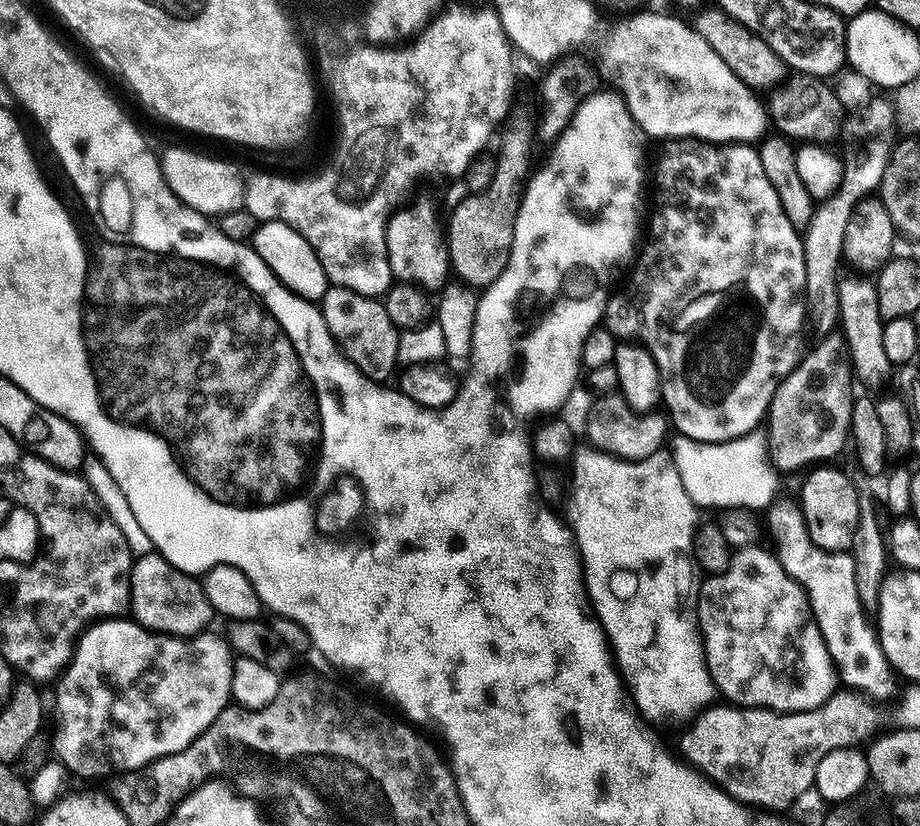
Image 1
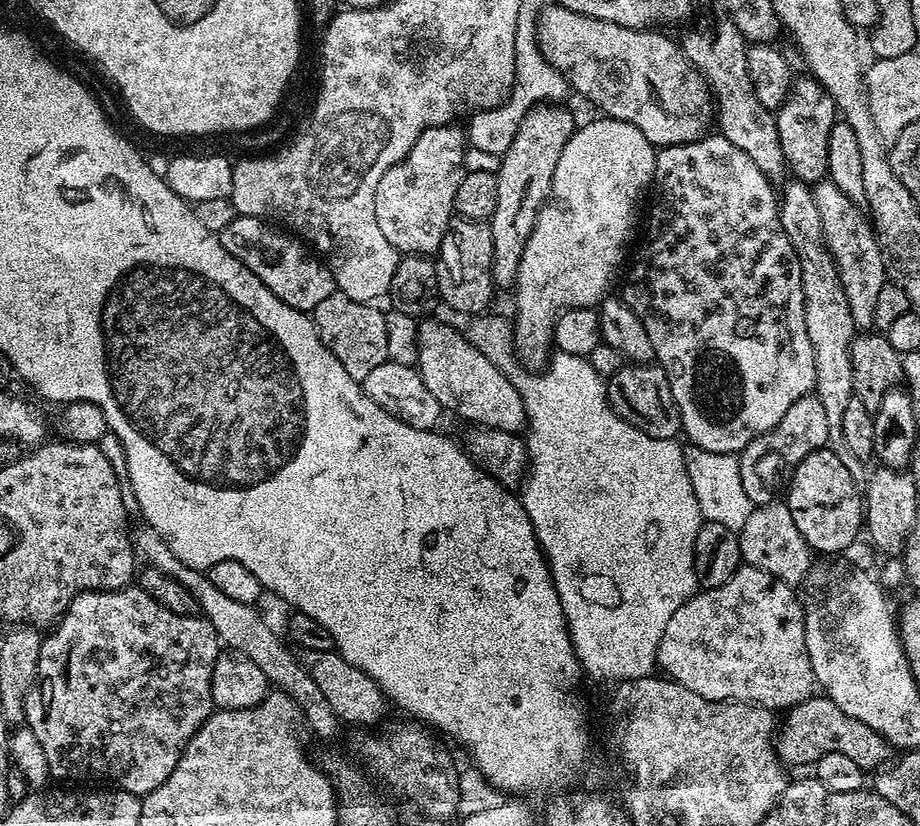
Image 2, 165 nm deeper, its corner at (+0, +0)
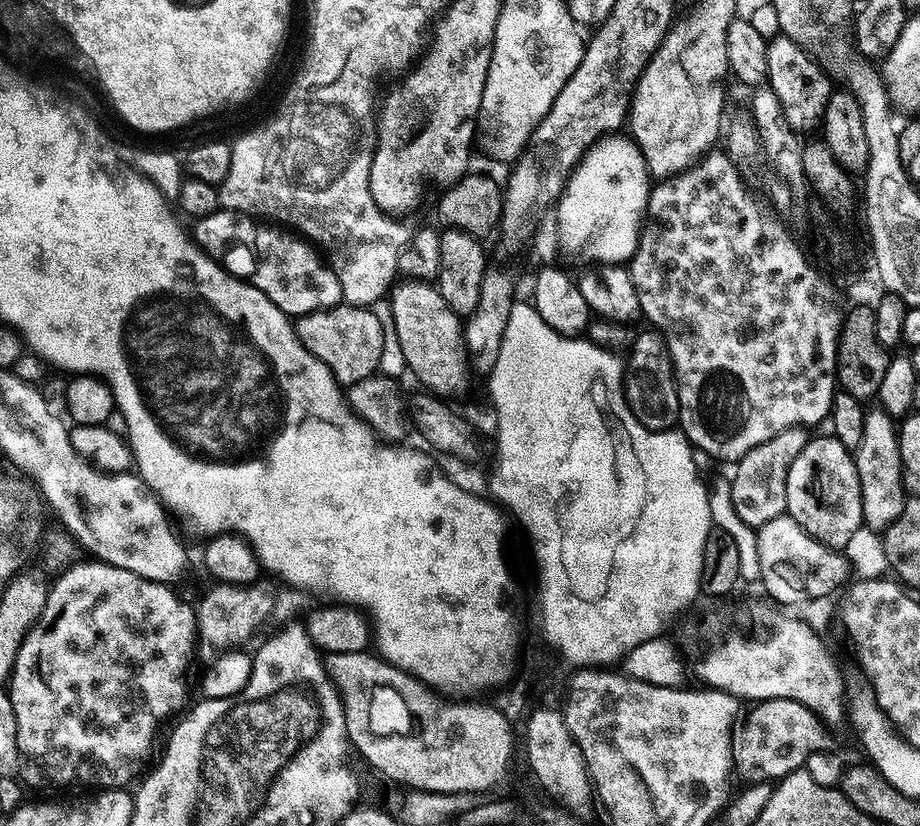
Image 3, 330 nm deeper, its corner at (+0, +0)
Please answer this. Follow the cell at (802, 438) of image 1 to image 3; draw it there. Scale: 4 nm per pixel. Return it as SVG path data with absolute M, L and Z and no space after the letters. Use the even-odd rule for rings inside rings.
M791 428L770 438L762 446L752 448L735 465L736 477L730 481L734 510L738 512L738 518L742 518L742 522L753 530L759 529L771 519L785 515L784 501L780 497L784 494L788 468L794 462L796 455L808 445L809 439L809 433L805 429Z

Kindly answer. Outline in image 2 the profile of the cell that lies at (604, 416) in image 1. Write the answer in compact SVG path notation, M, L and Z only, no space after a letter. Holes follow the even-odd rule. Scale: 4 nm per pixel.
M626 362L613 376L607 377L608 400L622 420L654 438L670 440L682 432L680 407L674 402L666 370L655 362L637 364Z

